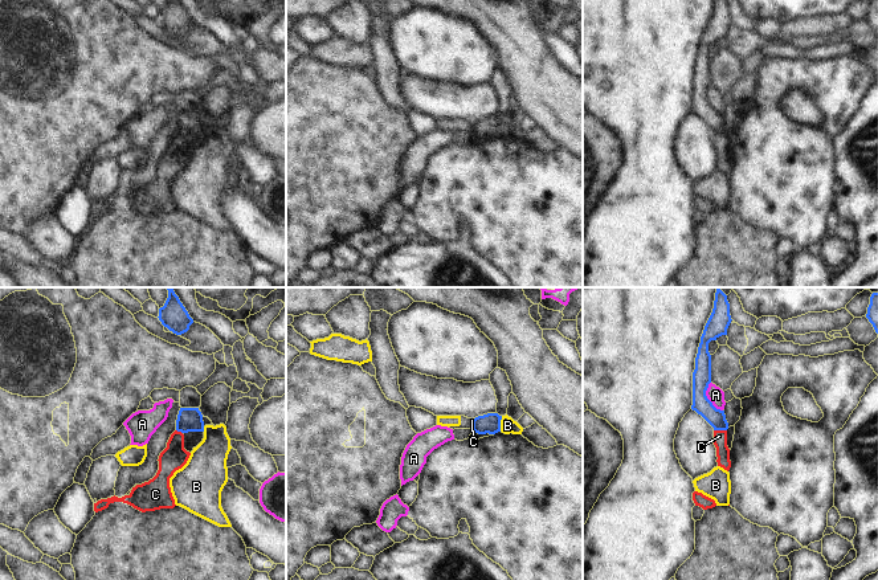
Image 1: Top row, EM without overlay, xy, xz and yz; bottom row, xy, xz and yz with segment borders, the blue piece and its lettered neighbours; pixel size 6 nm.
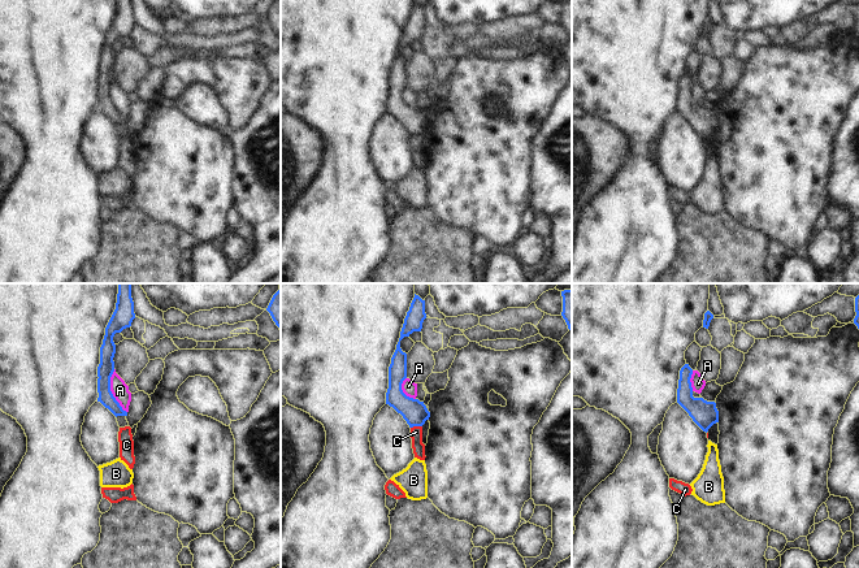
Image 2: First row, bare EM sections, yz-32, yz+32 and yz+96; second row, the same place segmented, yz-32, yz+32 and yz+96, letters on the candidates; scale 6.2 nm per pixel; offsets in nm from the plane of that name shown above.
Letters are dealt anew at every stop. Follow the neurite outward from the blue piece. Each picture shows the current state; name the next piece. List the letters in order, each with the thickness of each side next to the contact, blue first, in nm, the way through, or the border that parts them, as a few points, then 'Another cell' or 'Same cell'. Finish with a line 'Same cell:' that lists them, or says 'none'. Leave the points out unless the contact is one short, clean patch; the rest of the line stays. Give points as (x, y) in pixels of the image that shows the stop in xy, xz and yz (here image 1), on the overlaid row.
A: Thickness 110 nm (blue) against 100 nm. Boundary: yz (710, 382), (706, 397), (722, 411). Another cell
B: Thickness 120 nm (blue) against 100 nm. Another cell
C: Thickness 110 nm (blue) against 80 nm. Boundary: yz (714, 429), (726, 431). Another cell
Same cell: none.

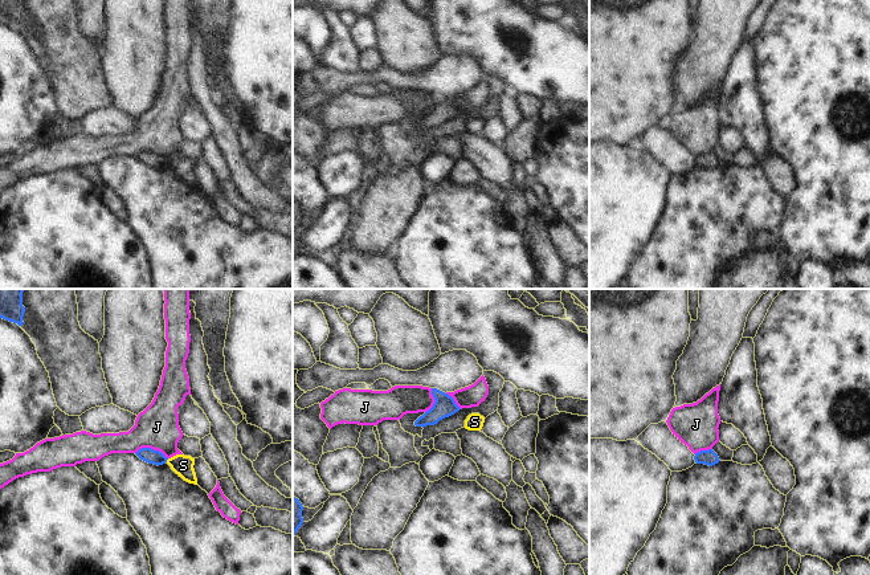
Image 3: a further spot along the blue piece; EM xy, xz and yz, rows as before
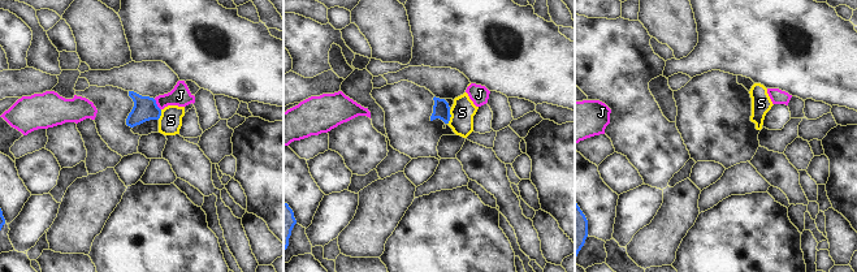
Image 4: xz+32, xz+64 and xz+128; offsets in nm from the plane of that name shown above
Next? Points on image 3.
J: Thickness 90 nm (blue) against 260 nm. Another cell
S: Thickness 90 nm (blue) against 130 nm. Boundary: xy (168, 459), (166, 461). Another cell
Same cell: none.

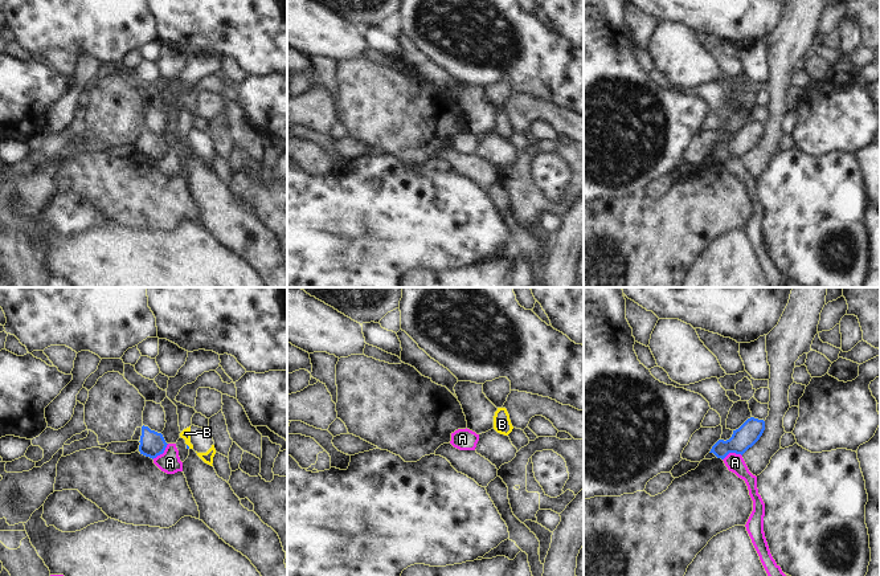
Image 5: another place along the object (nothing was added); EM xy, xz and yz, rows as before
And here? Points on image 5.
A: Thickness 160 nm (blue) against 130 nm. Boundary: xy (168, 444), (162, 453), (152, 458). Another cell
B: Thickness 20 nm (blue) against 60 nm. Boundary: xy (187, 444), (189, 448). Another cell
Same cell: none.

